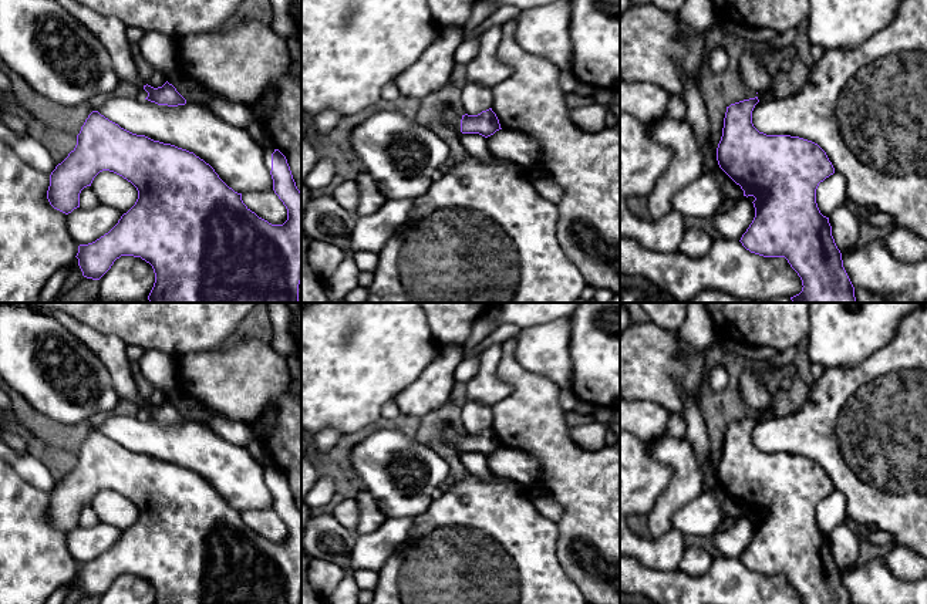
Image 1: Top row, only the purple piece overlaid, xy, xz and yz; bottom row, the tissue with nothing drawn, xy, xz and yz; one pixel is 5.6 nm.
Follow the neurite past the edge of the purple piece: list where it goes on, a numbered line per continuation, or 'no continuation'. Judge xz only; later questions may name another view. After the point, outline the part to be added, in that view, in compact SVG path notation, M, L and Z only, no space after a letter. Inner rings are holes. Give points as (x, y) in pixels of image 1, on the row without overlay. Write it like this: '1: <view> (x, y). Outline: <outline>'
1: xz (449, 435). Outline: M445 426L436 439L452 445L458 452L461 452L461 438L462 435L458 433L454 428Z

